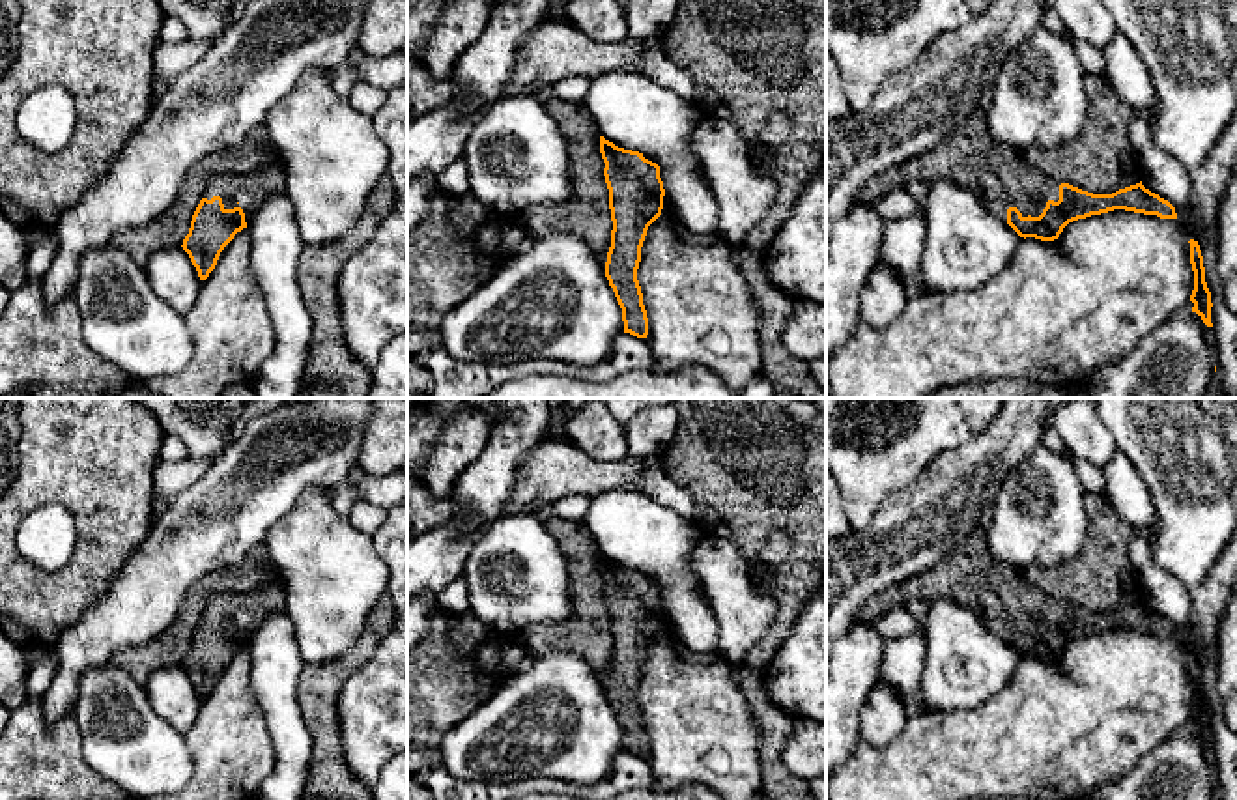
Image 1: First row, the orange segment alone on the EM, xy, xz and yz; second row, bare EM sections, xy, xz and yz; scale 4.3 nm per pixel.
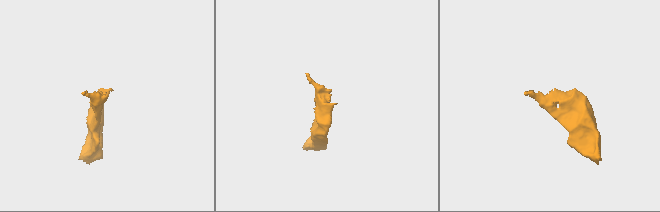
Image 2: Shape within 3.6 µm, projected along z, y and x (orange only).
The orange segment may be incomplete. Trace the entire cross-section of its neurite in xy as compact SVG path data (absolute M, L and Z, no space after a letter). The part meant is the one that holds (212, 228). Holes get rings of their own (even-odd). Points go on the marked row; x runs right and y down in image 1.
M282 163L249 174L219 172L207 181L181 245L200 280L209 277L224 247L247 228L258 207L284 189Z

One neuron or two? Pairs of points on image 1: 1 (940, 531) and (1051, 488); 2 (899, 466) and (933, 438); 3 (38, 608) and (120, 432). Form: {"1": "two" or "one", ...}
{"1": "two", "2": "one", "3": "one"}

